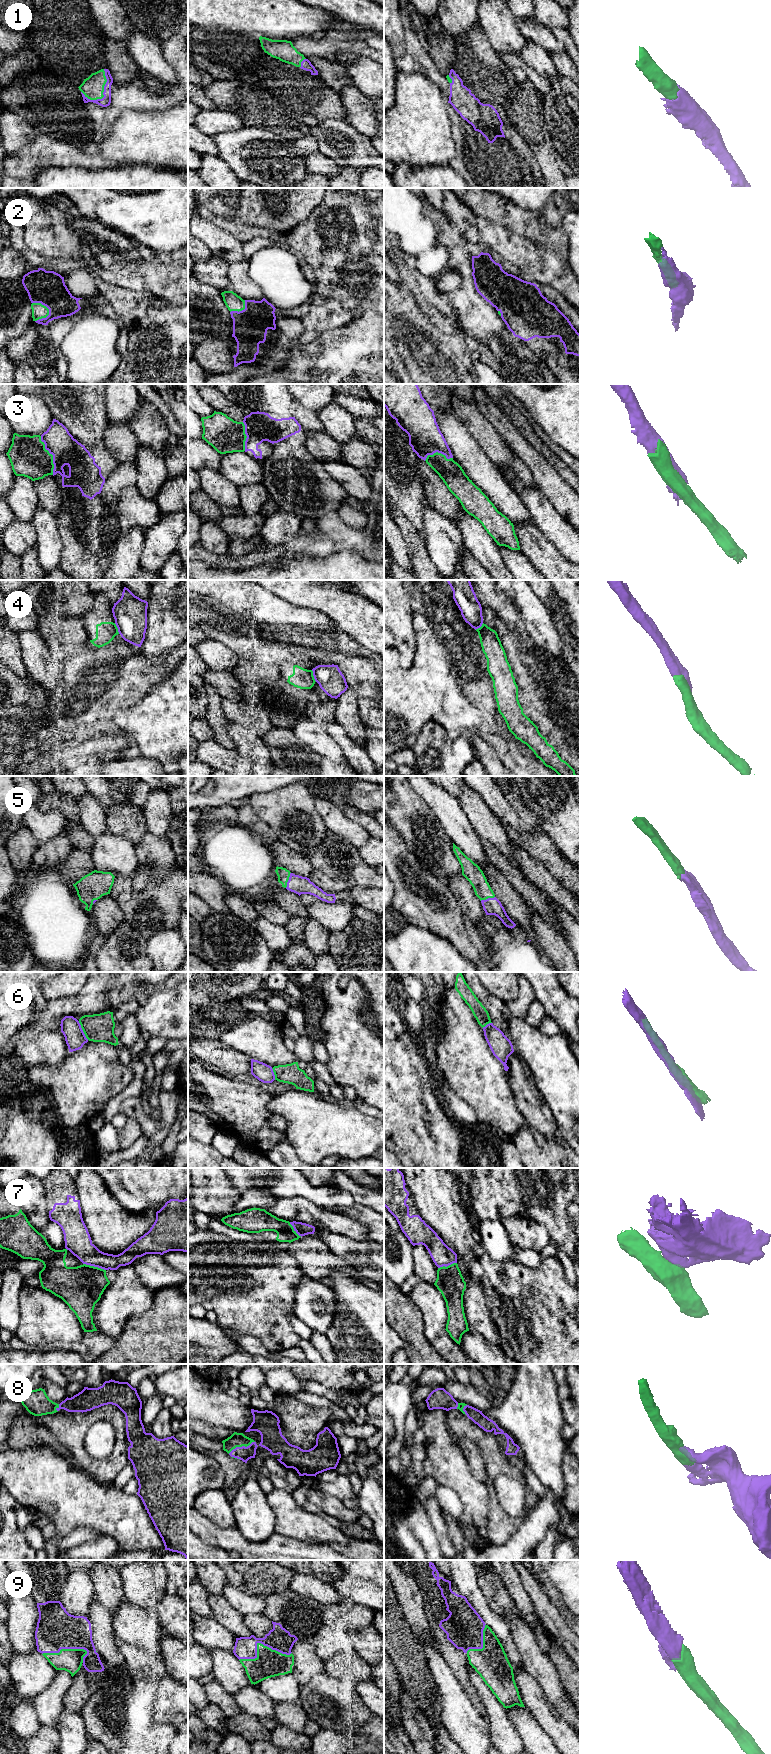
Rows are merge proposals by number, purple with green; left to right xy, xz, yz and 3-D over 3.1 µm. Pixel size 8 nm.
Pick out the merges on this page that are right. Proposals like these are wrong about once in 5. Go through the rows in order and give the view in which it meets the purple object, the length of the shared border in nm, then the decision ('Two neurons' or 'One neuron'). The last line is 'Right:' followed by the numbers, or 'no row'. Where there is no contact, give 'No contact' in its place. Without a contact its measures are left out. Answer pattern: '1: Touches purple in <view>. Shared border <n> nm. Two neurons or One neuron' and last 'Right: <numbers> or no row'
1: Touches purple in xy. Shared border 280 nm. One neuron
2: Touches purple in xy. Shared border 170 nm. One neuron
3: Touches purple in xy. Shared border 320 nm. Two neurons
4: Touches purple in xz. Shared border 100 nm. Two neurons
5: Touches purple in xz. Shared border 130 nm. One neuron
6: Touches purple in xy. Shared border 170 nm. Two neurons
7: Touches purple in xy. Shared border 190 nm. Two neurons
8: Touches purple in xz. Shared border 240 nm. One neuron
9: Touches purple in xz. Shared border 420 nm. One neuron
Right: 1, 2, 5, 8, 9

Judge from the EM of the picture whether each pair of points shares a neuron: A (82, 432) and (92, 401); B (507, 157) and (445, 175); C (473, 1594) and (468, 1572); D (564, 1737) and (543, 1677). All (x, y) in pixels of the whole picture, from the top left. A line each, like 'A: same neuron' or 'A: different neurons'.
A: same neuron
B: different neurons
C: same neuron
D: different neurons

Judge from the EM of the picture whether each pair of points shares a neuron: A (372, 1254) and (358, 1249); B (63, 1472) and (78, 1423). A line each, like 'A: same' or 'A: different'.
A: same
B: different

